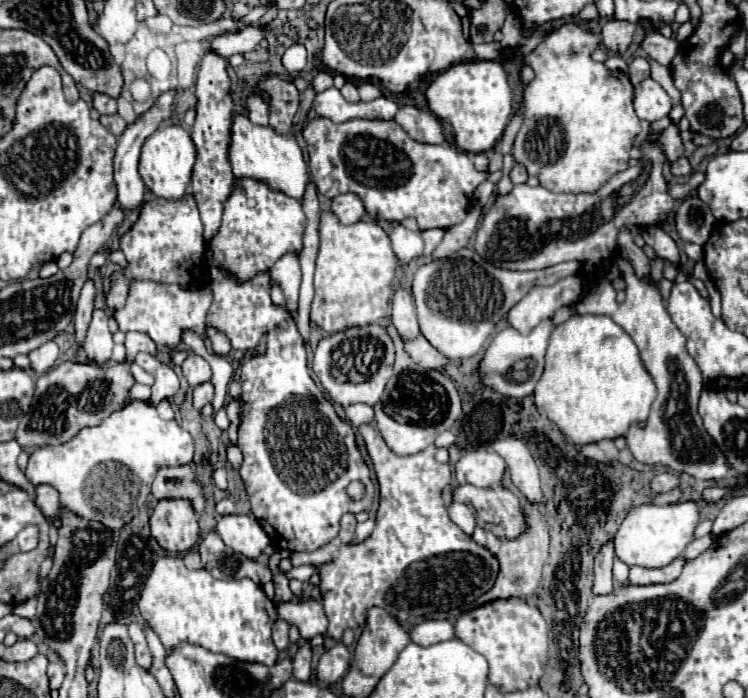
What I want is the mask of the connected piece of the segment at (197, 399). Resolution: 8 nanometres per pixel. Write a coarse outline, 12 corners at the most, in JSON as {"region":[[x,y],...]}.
{"region":[[212,383],[196,385],[194,407],[202,409],[214,397]]}

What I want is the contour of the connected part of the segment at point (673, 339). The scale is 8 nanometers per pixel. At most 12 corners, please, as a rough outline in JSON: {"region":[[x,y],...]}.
{"region":[[626,259],[574,307],[612,317],[658,395],[626,443],[634,459],[696,479],[732,469],[696,411],[702,373],[658,287]]}

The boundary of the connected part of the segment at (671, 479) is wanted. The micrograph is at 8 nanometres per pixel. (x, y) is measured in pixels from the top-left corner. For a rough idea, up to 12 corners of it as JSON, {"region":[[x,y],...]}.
{"region":[[658,473],[650,483],[652,495],[678,487],[676,473]]}

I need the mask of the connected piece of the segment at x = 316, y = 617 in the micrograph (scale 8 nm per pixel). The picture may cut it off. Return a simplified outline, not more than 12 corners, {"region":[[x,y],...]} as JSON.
{"region":[[314,599],[280,603],[278,619],[306,641],[324,633],[328,619]]}

